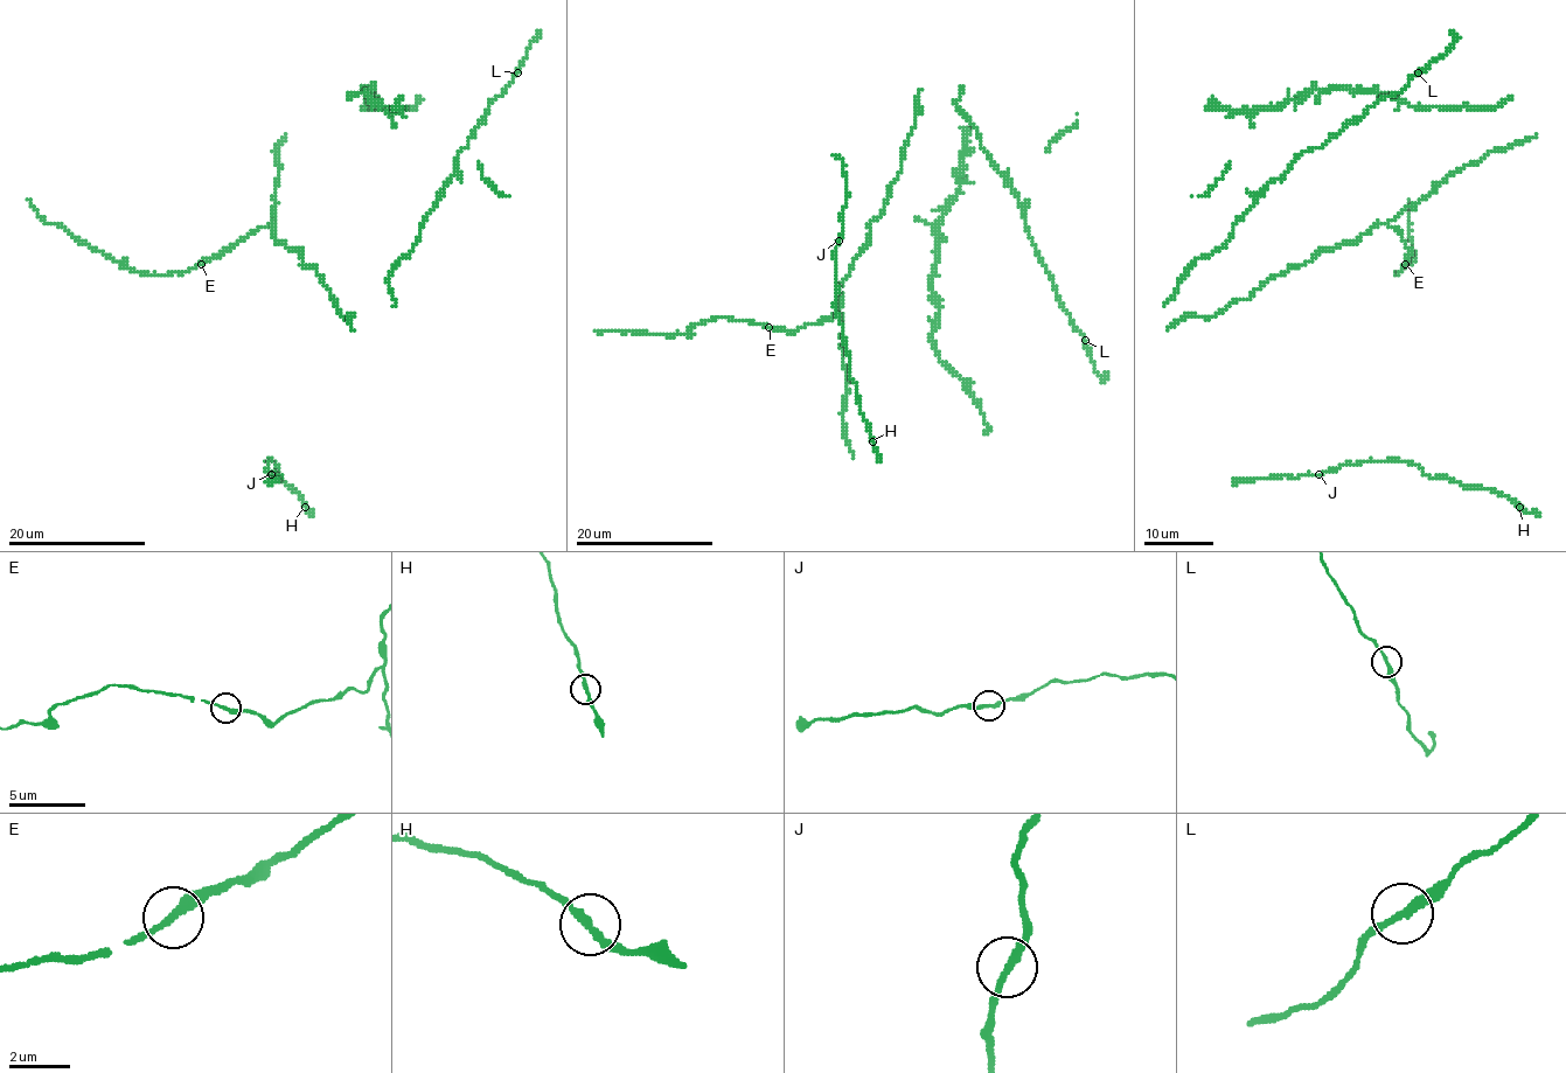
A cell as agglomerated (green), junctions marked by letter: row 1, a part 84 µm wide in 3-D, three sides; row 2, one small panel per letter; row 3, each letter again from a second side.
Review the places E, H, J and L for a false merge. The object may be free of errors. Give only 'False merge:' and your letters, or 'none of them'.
False merge: none of them

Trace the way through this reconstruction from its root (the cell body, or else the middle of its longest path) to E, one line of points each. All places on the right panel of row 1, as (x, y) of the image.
E: (1392, 220), (1387, 223), (1398, 227), (1396, 230), (1411, 250), (1404, 264)

